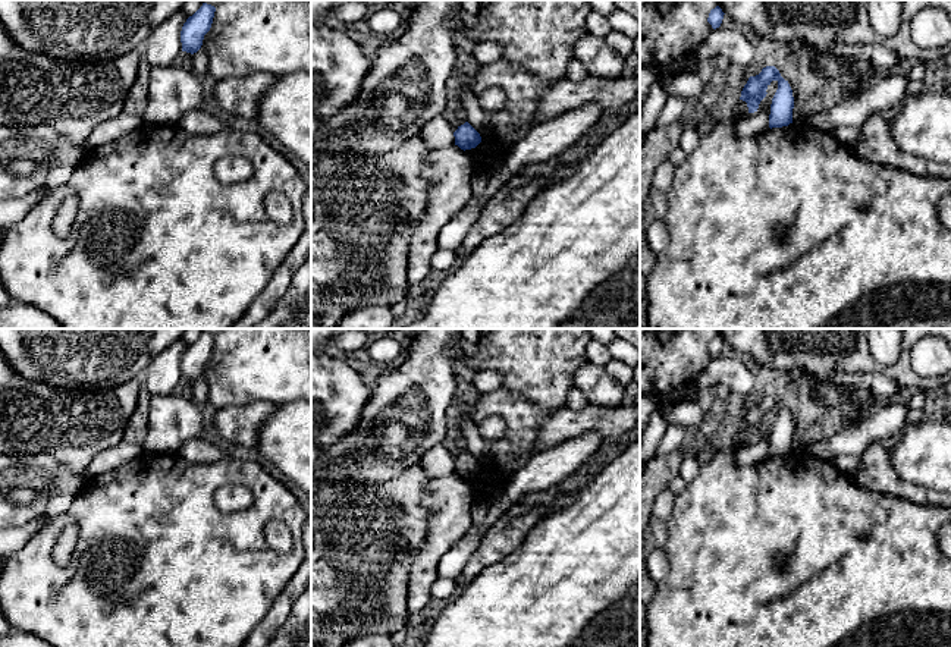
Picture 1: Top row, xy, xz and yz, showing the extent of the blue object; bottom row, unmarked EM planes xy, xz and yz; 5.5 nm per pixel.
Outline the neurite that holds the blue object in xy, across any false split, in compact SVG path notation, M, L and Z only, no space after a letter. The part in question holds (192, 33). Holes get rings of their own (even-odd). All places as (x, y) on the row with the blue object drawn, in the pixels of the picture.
M207 3L186 19L181 31L182 51L197 53L201 45L204 35L210 31L216 7Z

